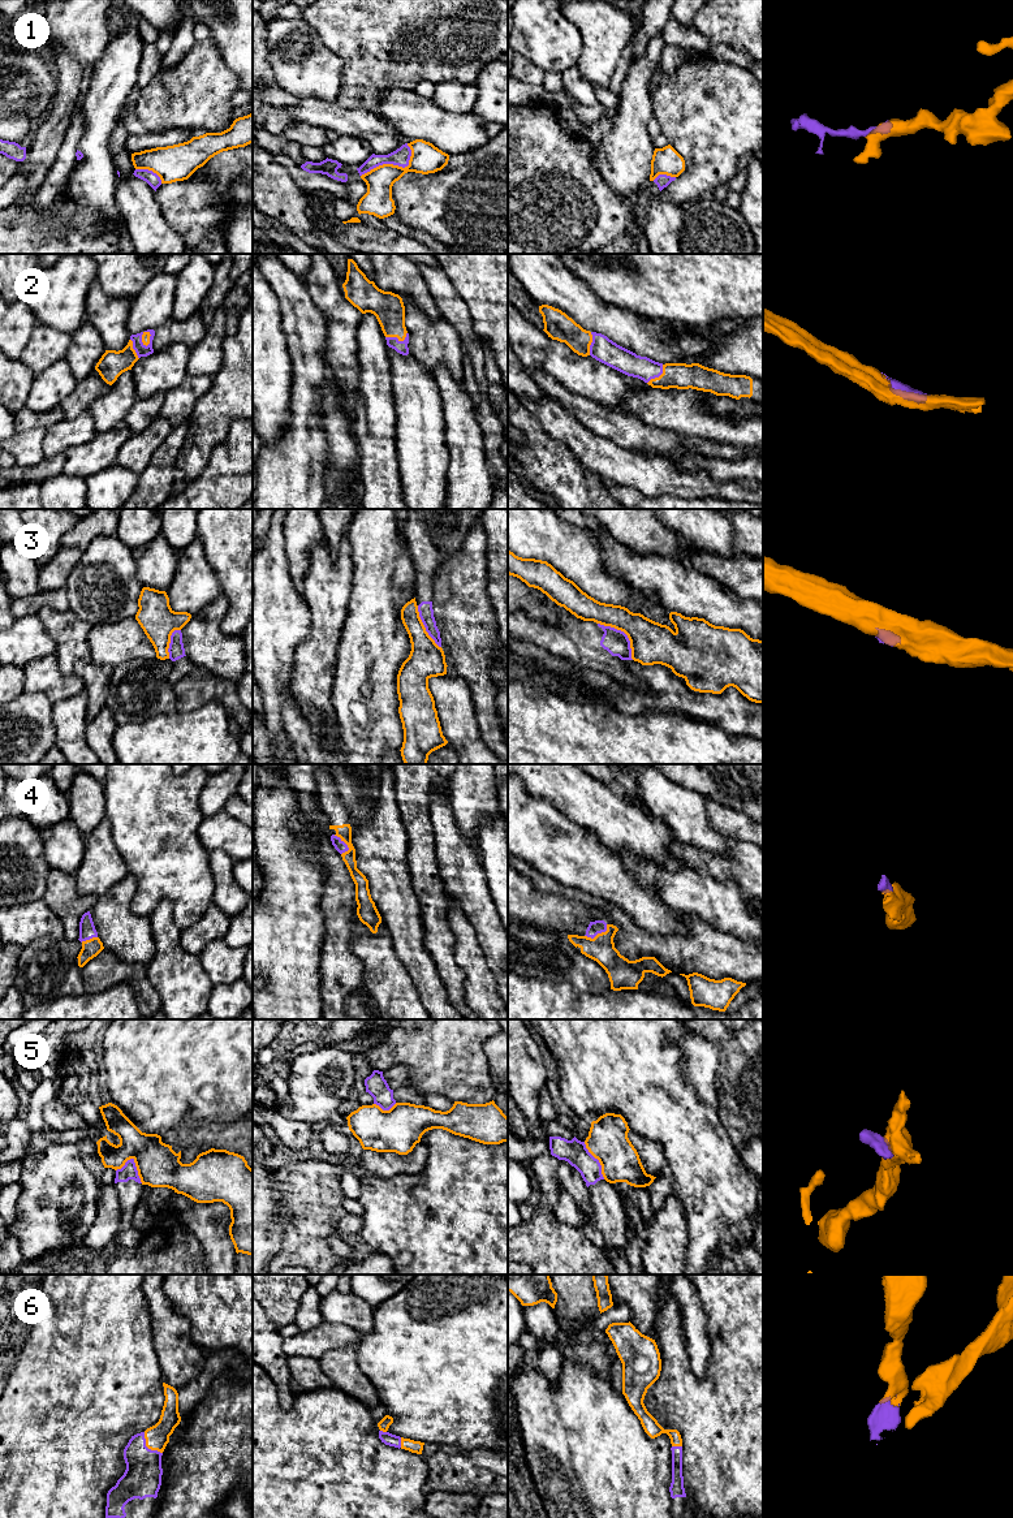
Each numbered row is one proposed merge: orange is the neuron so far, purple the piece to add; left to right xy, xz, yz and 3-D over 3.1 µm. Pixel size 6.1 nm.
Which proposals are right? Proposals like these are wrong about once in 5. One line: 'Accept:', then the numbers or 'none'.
Accept: 2, 4, 6

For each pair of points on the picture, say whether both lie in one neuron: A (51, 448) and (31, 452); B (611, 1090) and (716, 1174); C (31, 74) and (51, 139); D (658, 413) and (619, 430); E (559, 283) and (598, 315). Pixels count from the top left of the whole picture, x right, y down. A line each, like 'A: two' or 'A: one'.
A: two
B: one
C: two
D: two
E: one

